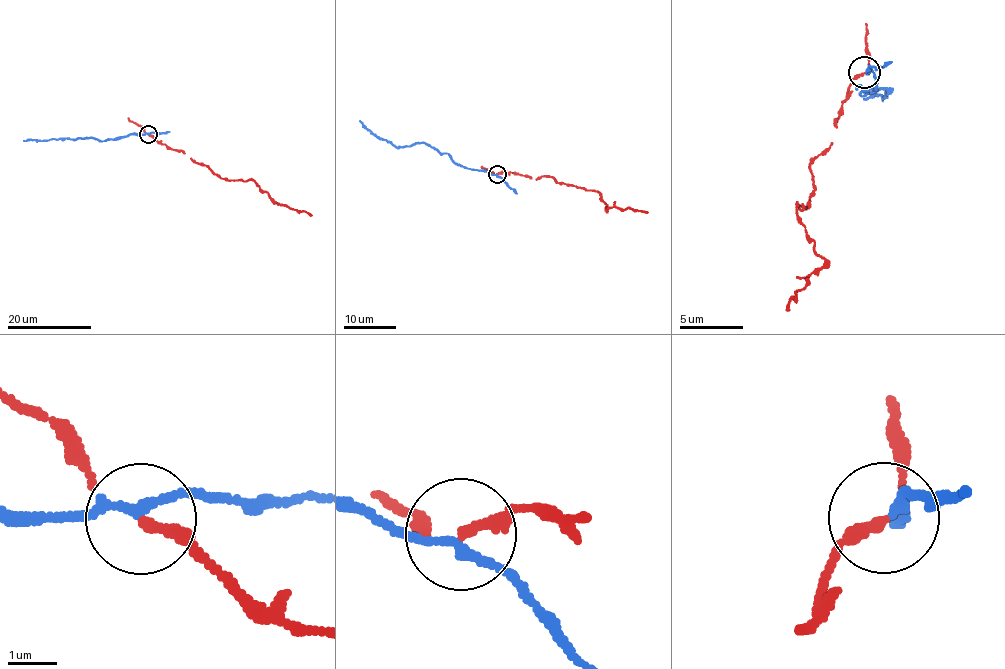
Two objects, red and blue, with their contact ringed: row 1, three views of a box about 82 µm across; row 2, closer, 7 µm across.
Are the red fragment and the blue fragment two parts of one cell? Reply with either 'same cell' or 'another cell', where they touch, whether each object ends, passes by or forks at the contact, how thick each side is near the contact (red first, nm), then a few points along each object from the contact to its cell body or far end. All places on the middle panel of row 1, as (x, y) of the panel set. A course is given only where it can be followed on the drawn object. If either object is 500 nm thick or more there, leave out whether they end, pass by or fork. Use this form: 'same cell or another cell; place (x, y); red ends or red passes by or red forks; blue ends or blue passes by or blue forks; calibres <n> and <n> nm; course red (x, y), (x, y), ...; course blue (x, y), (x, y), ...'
another cell; place (497, 174); red passes by; blue passes by; calibres 150 and 170 nm; course red (497, 174), (517, 172), (531, 179), (550, 176), (557, 183), (598, 192), (606, 209), (614, 206), (647, 211); course blue (497, 174), (458, 165), (447, 154), (440, 154), (424, 142), (396, 148), (374, 136), (360, 121)

